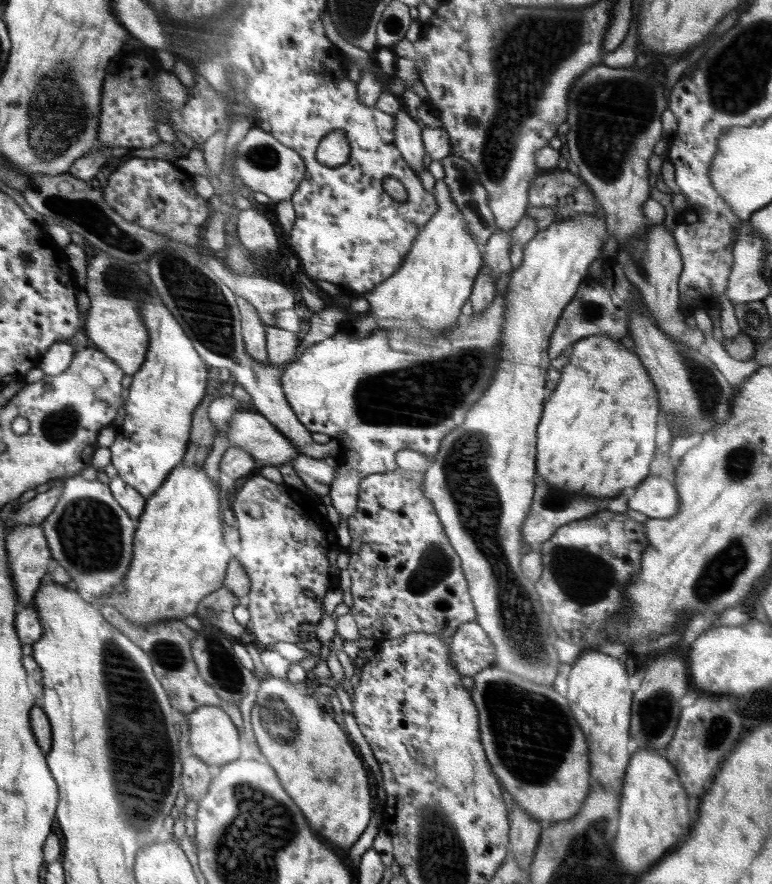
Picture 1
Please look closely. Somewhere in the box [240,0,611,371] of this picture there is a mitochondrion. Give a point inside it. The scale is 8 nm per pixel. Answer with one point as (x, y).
(522, 52)

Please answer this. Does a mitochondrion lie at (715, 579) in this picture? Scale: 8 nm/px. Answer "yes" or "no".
yes

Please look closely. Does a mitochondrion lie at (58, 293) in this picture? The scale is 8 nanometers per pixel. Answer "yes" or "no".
no

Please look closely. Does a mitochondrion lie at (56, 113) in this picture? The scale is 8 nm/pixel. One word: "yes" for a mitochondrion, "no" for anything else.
yes

